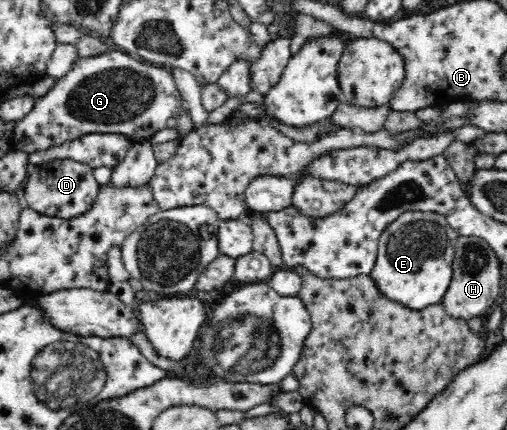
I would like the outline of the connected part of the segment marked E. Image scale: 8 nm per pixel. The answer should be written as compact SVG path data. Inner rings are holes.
M407 211L382 231L370 276L383 295L405 307L419 311L440 303L453 277L454 247L459 236L439 214Z

